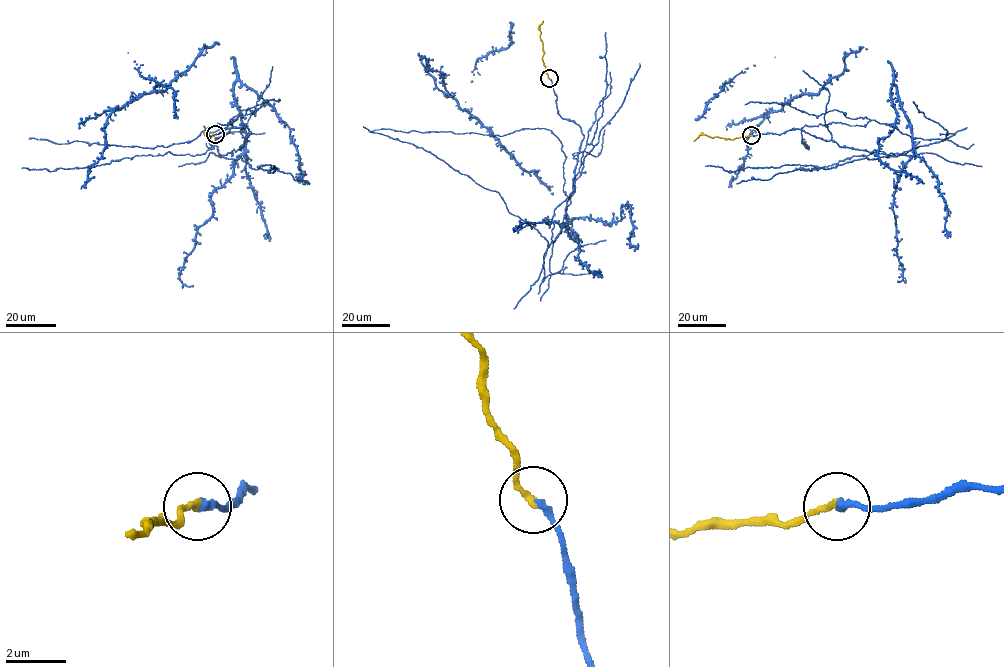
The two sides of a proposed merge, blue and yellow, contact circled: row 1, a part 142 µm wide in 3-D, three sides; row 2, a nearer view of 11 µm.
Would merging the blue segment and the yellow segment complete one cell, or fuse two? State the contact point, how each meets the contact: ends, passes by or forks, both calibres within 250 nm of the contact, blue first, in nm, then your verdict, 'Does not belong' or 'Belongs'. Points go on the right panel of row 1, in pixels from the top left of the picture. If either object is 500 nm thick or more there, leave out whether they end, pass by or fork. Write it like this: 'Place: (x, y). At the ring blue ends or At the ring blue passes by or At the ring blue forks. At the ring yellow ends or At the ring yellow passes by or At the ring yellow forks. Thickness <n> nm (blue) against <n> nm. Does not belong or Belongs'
Place: (751, 135). At the ring blue ends. At the ring yellow ends. Thickness 260 nm (blue) against 220 nm. Belongs

